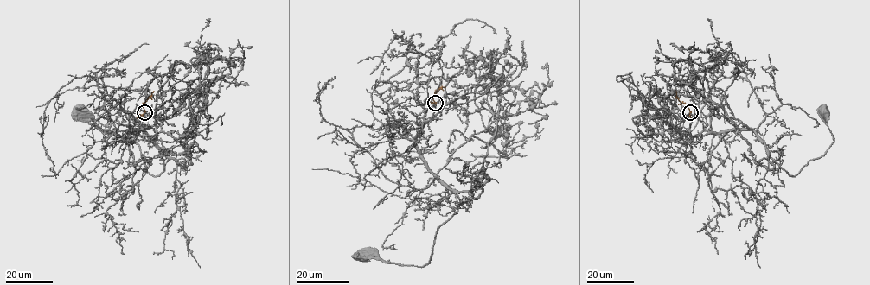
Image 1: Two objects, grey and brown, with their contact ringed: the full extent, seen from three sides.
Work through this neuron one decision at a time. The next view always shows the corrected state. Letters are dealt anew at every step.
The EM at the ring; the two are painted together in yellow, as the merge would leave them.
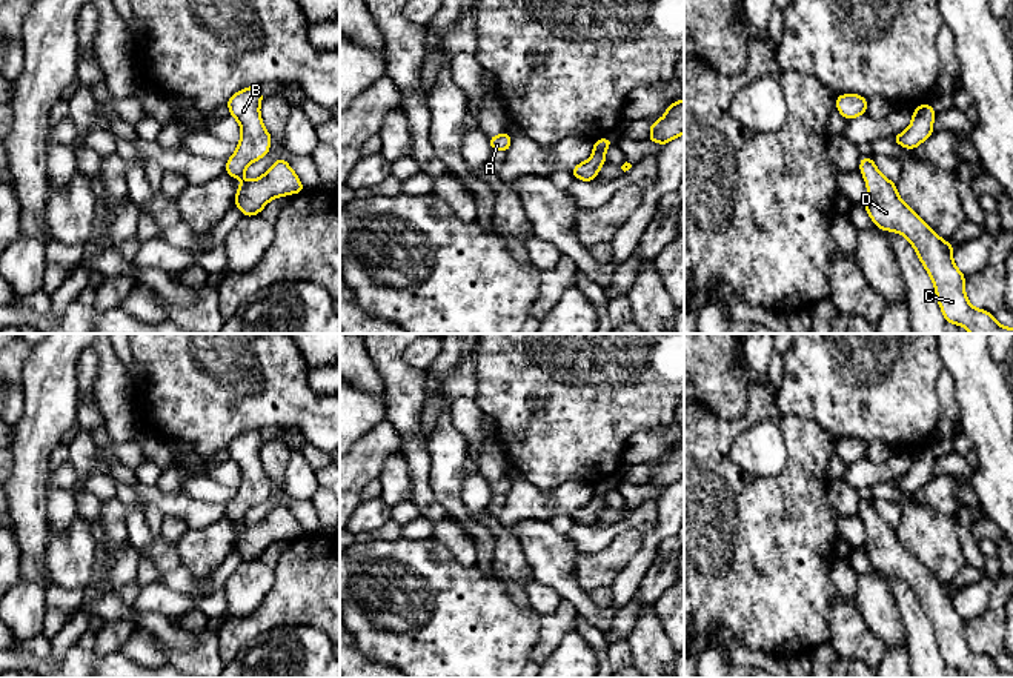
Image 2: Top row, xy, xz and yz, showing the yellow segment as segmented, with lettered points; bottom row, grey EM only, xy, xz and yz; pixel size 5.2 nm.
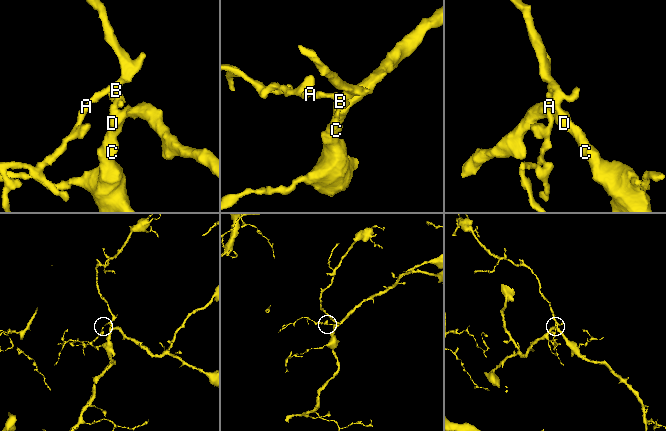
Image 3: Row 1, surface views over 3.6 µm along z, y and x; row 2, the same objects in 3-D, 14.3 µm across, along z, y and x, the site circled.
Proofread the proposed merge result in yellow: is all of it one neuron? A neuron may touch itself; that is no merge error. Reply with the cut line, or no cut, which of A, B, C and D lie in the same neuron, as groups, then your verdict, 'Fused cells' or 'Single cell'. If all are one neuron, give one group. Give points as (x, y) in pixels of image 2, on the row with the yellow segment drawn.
No split. Groups: A B C D. Single cell

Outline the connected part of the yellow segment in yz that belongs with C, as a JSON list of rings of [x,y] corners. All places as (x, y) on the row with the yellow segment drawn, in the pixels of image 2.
[[[861,157],[859,171],[867,183],[864,208],[873,224],[910,241],[932,278],[945,321],[962,326],[970,334],[1013,334],[1013,327],[1001,326],[988,311],[968,303],[965,275],[953,263],[953,244],[944,241],[901,200],[896,183],[881,174],[869,157]]]

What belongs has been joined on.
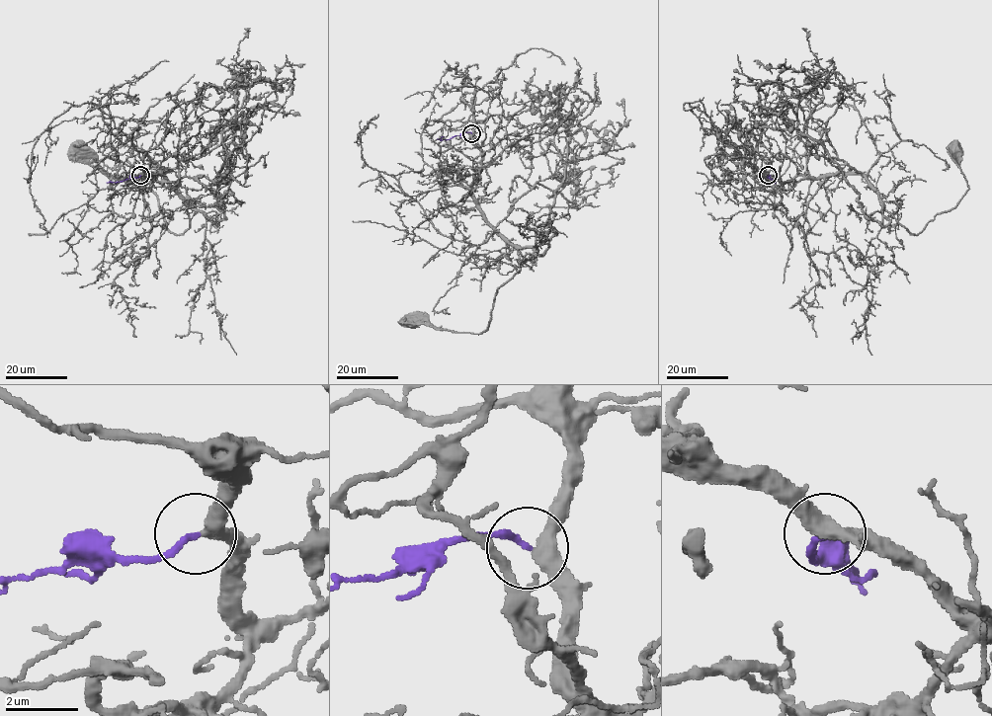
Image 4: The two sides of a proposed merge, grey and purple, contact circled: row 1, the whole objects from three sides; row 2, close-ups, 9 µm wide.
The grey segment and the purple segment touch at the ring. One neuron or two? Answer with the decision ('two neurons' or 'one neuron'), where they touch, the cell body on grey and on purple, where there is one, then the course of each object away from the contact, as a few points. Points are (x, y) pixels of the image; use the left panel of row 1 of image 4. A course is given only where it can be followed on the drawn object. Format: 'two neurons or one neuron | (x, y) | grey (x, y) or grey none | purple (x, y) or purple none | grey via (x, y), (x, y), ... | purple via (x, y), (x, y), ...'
one neuron | (140, 175) | grey (83, 150) | purple none | grey via (141, 176), (159, 173), (178, 194), (182, 235), (156, 196), (81, 151) | purple via (141, 176), (113, 183)

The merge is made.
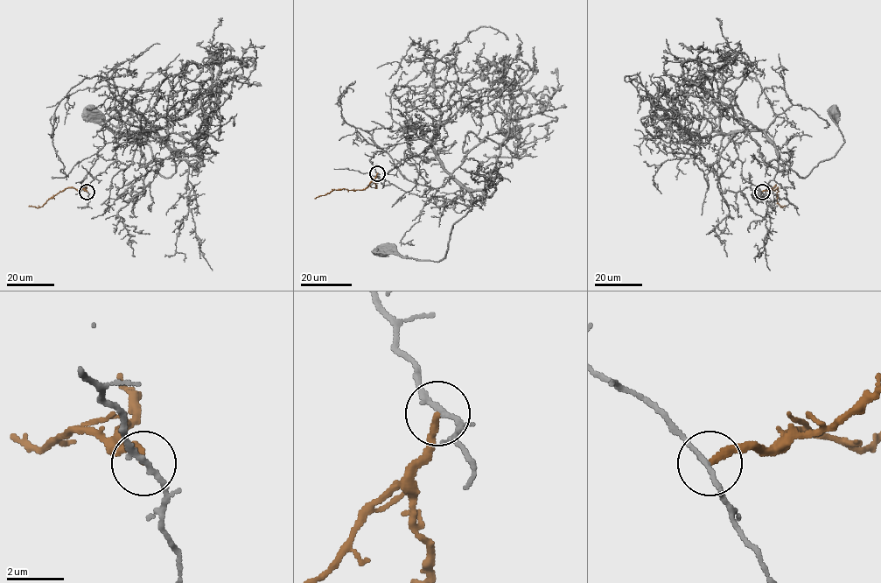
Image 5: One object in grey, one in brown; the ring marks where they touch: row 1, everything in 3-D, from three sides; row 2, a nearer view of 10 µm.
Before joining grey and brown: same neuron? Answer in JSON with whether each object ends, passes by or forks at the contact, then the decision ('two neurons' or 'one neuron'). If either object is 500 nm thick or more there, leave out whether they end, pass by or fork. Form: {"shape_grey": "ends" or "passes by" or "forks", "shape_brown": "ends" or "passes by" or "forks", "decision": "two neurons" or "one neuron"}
{"shape_grey": "passes by", "shape_brown": "ends", "decision": "two neurons"}

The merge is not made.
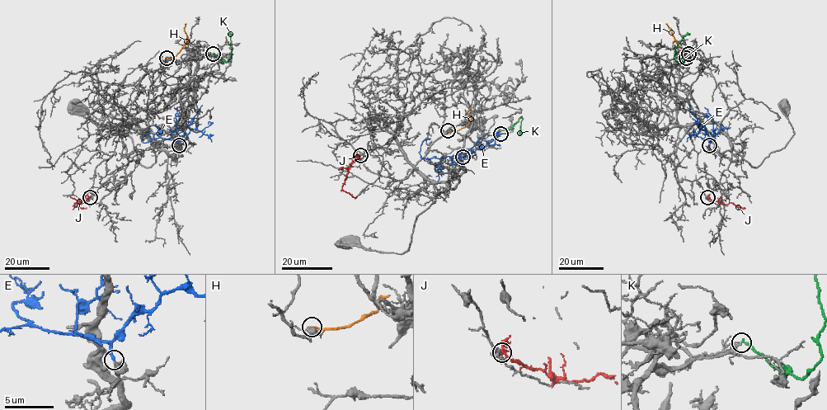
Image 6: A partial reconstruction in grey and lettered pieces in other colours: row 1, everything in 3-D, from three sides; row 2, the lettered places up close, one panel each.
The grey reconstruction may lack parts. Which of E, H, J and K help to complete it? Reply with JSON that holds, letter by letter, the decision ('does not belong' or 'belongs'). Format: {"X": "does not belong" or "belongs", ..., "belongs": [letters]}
{"E": "belongs", "H": "does not belong", "J": "does not belong", "K": "does not belong", "belongs": ["E"]}

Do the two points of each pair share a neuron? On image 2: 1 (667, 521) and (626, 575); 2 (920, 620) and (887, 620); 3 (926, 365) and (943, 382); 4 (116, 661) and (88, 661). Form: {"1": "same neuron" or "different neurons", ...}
{"1": "same neuron", "2": "different neurons", "3": "different neurons", "4": "same neuron"}

